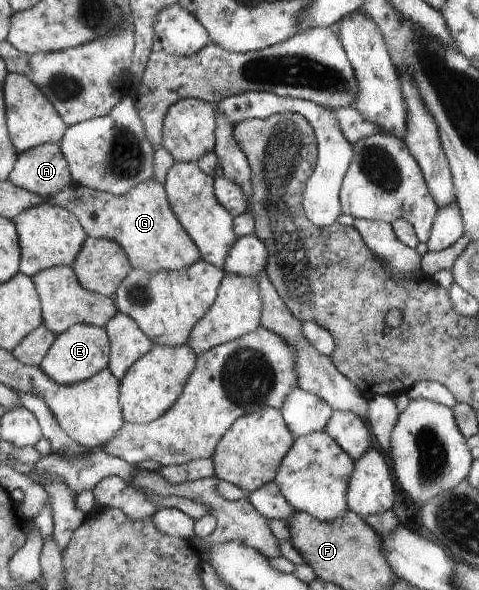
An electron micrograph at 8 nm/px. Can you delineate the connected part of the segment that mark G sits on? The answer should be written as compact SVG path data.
M155 179L144 182L124 196L74 184L64 192L48 198L50 204L74 214L88 237L112 238L127 252L133 269L148 273L162 270L180 271L203 259L199 247L172 210L167 191Z

